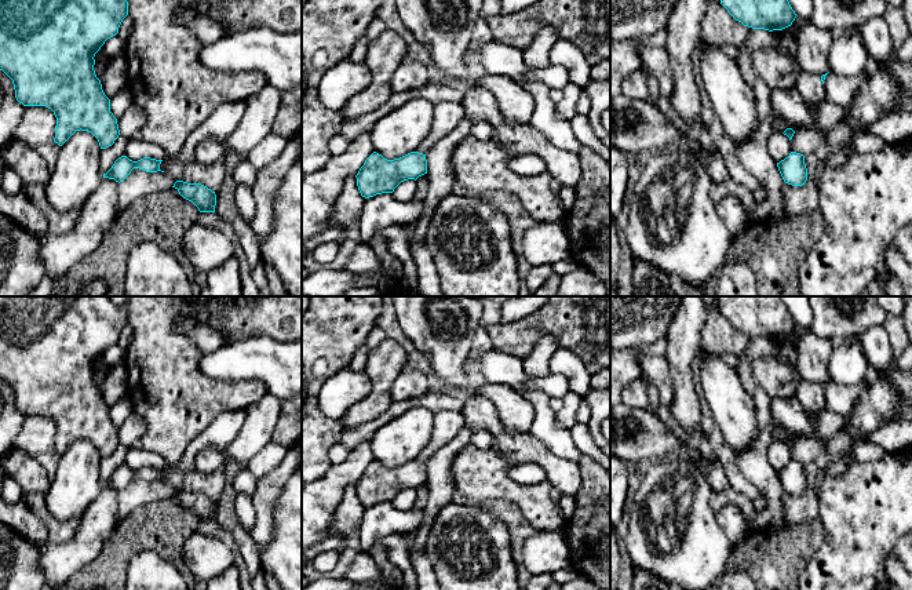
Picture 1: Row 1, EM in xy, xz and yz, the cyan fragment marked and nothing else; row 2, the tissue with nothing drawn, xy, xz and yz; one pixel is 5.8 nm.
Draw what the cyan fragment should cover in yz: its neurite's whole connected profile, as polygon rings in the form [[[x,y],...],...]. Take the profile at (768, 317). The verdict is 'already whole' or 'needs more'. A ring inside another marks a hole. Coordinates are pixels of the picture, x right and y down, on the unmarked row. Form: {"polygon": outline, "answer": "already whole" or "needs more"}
{"polygon": [[[718,296],[721,313],[744,335],[783,339],[798,325],[780,296]]], "answer": "already whole"}

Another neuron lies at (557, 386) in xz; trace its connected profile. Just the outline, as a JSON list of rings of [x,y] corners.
[[[550,374],[543,378],[528,375],[526,386],[544,391],[550,398],[563,398],[570,390],[576,389],[562,374]]]

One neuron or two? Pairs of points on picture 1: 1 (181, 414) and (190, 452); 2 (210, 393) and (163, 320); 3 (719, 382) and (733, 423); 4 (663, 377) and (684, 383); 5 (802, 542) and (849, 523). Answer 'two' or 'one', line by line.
1: two
2: one
3: one
4: two
5: two

